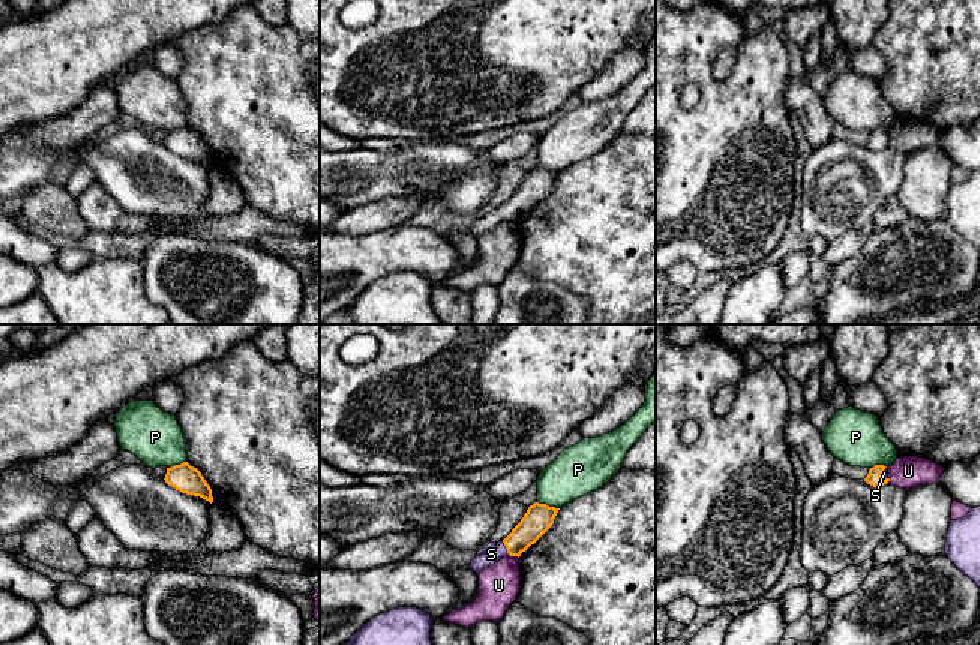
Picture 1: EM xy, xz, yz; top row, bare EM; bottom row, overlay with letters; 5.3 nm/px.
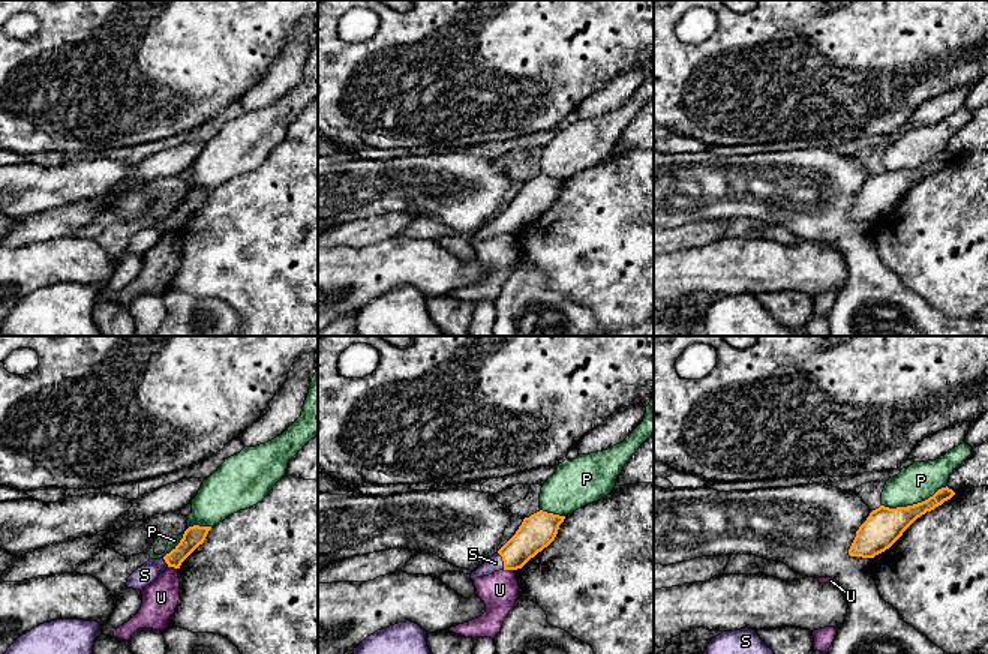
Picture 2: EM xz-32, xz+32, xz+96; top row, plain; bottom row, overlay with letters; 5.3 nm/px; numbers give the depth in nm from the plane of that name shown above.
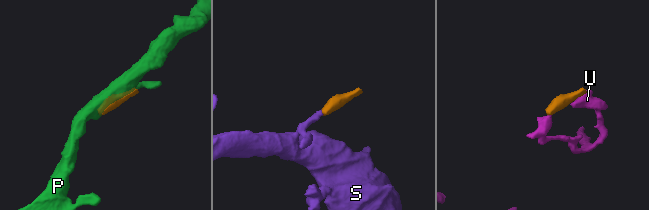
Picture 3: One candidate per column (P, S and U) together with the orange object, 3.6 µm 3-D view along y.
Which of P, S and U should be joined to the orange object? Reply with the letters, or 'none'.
S

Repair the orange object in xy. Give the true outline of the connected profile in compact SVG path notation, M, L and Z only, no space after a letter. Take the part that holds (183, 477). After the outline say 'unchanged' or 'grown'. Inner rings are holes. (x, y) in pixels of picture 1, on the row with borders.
M188 462L167 468L165 483L176 490L213 502L212 489L201 472Z; unchanged

